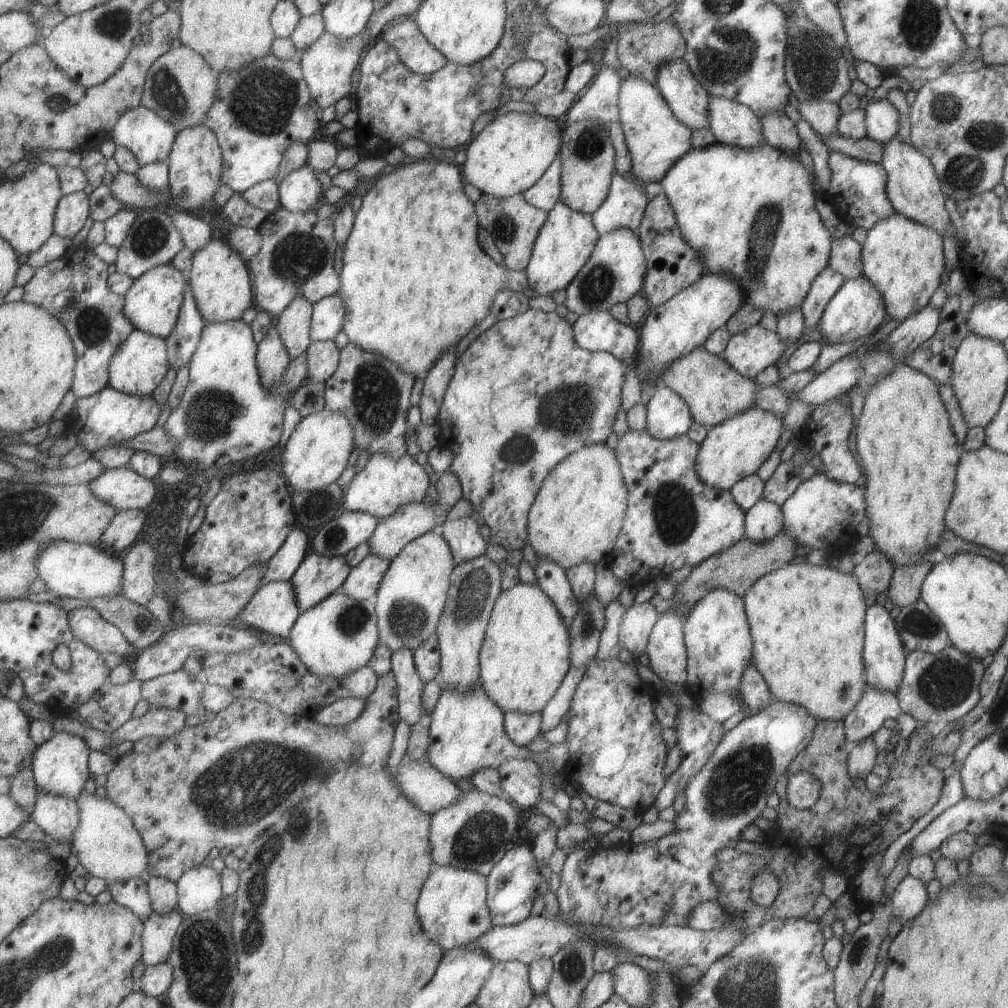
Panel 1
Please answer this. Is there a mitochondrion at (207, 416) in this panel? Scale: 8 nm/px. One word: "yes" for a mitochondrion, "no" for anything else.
yes

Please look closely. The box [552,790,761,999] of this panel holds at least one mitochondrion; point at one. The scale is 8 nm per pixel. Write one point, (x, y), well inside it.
(572, 967)

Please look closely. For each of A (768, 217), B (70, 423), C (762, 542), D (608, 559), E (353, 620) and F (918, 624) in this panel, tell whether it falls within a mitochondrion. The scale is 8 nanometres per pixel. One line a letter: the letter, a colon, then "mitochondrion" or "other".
A: mitochondrion
B: other
C: other
D: other
E: mitochondrion
F: mitochondrion

